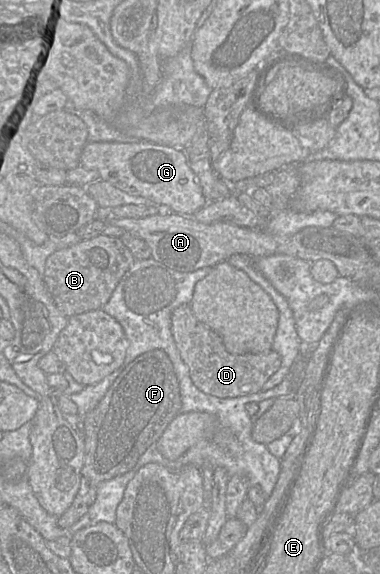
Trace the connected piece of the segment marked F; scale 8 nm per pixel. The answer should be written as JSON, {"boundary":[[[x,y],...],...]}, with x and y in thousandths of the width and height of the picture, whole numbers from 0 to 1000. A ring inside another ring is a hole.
{"boundary":[[[403,608],[345,629],[255,707],[218,726],[224,791],[211,848],[189,878],[155,901],[153,915],[161,920],[182,920],[232,894],[253,869],[258,845],[350,817],[371,793],[400,774],[411,774],[445,737],[471,720],[476,706],[471,664],[455,632],[434,611]]]}

